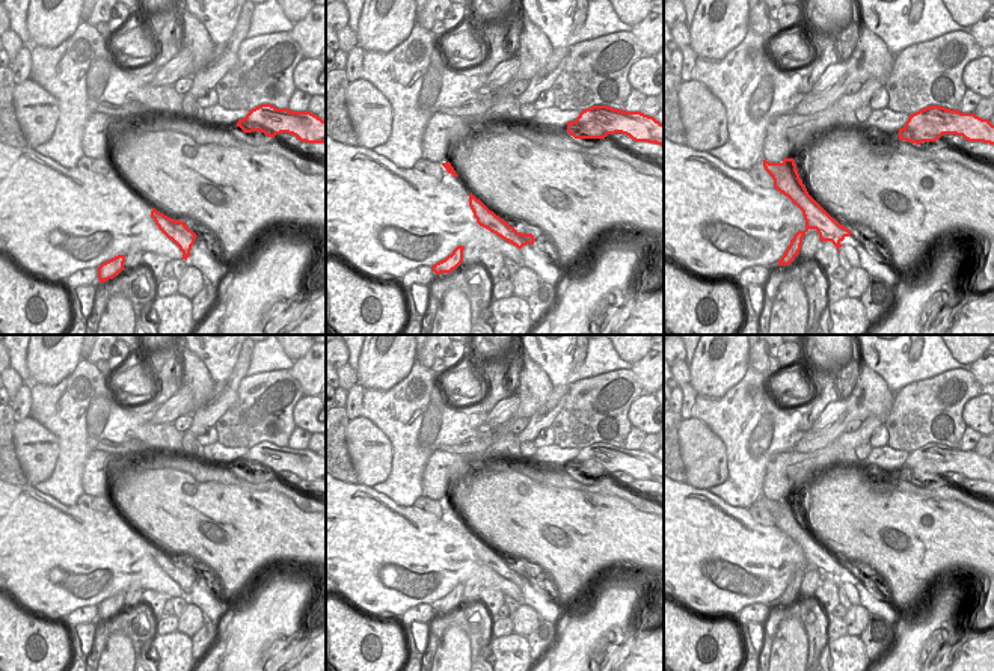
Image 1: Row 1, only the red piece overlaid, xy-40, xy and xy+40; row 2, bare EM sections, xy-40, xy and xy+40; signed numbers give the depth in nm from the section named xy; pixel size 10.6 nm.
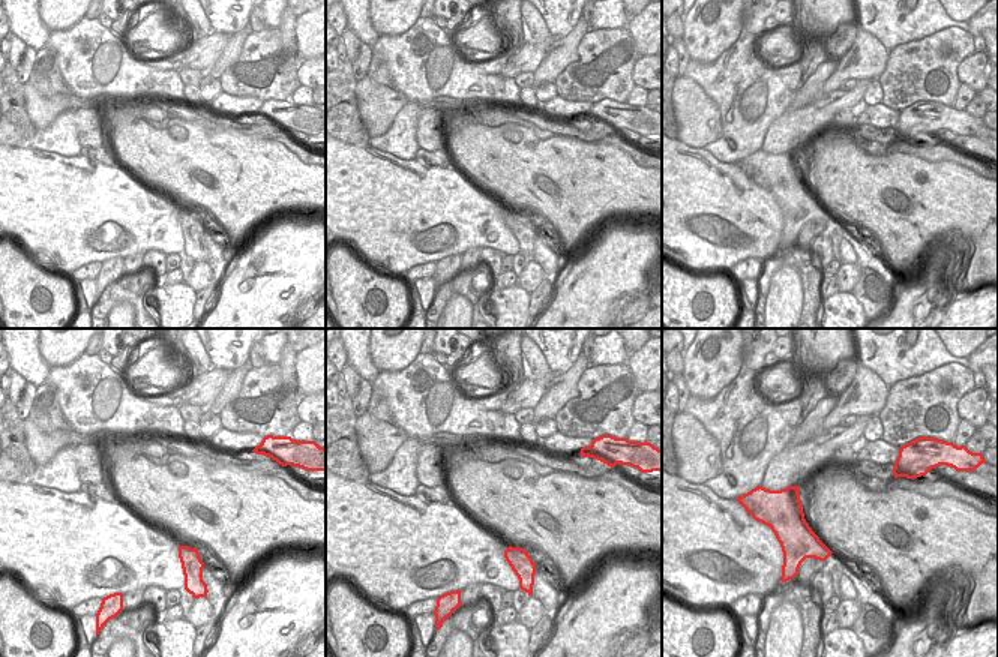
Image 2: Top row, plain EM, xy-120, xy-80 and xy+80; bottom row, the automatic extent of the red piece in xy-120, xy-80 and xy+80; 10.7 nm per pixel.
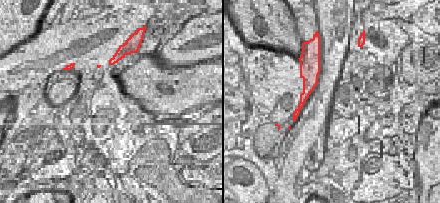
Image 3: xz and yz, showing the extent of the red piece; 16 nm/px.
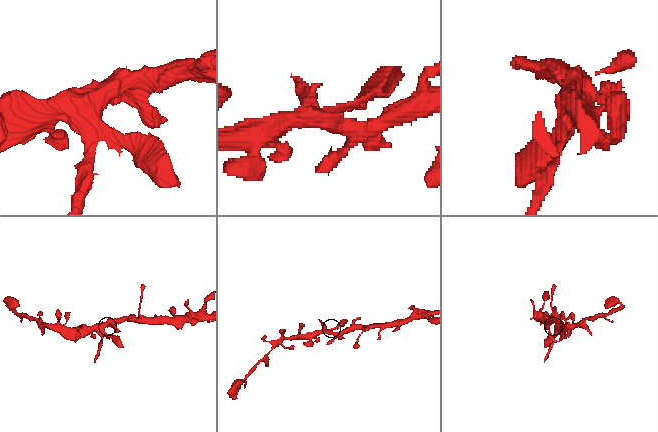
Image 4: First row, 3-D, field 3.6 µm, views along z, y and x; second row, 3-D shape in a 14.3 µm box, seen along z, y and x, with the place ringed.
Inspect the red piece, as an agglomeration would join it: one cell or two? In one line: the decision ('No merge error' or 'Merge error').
Merge error

